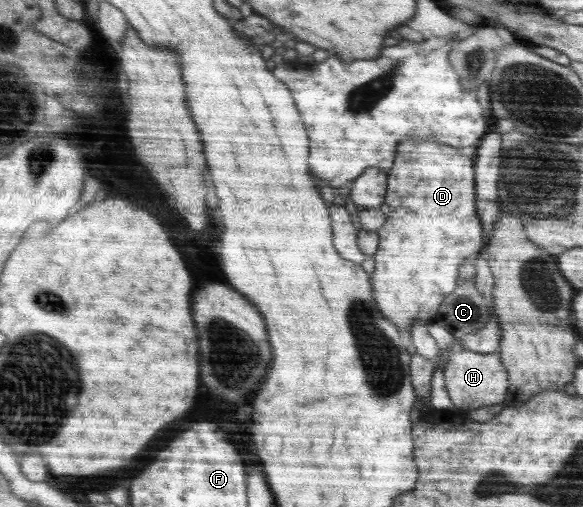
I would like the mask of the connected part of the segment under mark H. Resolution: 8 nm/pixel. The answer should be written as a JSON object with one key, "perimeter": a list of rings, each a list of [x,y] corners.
{"perimeter":[[[460,349],[454,352],[446,366],[444,376],[447,392],[451,401],[454,402],[456,410],[460,414],[466,414],[471,410],[484,408],[493,405],[500,405],[506,396],[506,388],[509,387],[510,377],[502,358],[496,353],[478,353],[468,349]]]}

